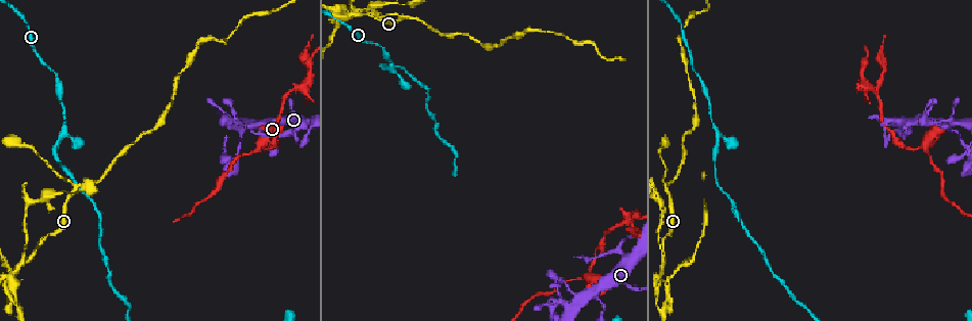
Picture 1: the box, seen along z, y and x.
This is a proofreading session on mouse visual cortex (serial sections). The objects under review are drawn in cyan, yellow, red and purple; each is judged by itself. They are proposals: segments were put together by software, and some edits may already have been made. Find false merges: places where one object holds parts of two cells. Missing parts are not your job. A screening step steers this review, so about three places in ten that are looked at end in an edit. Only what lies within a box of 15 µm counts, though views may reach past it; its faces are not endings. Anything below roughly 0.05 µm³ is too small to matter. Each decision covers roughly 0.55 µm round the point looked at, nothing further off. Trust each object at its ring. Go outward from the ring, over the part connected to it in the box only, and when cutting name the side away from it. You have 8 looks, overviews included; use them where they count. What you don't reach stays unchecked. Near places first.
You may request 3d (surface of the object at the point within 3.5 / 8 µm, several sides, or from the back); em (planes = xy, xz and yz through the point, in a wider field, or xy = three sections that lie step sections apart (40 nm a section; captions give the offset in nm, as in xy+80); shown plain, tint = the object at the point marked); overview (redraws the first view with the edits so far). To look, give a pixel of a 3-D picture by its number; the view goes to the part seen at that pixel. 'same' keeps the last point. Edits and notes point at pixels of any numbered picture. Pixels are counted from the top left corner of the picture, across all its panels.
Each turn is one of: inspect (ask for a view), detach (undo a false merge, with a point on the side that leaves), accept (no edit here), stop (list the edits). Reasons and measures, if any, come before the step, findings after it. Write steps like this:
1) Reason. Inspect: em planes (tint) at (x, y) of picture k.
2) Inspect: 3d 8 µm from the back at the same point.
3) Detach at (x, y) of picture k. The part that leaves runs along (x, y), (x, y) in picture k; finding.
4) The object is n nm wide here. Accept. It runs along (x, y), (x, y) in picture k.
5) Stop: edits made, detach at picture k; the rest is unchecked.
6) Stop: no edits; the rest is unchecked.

Inspect: 3d 3.5 µm at (392, 70) of picture 1.

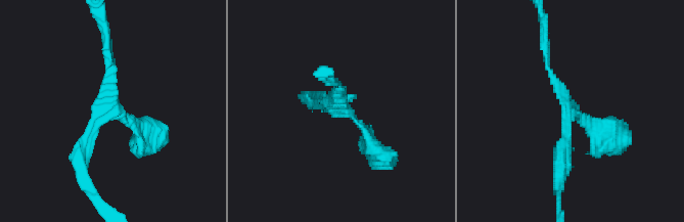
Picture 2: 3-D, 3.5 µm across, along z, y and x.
3 arms meet here; the arms are 100, 150, 200 nm wide. Inspect: em planes (plain) at (338, 104) of picture 2.

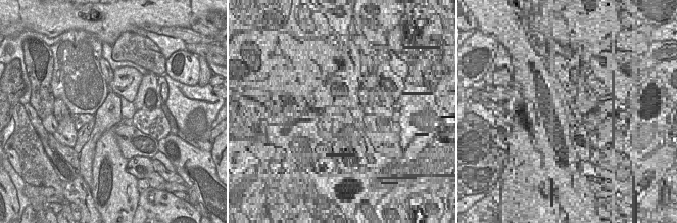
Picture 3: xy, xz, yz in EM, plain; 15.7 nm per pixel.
With the object marked. Inspect: em planes (tint) at the same point.

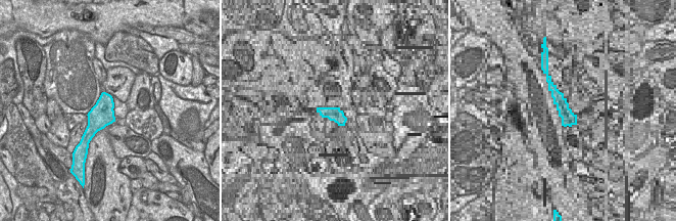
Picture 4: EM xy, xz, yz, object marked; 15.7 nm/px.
Accept. It runs along (104, 44), (107, 107), (80, 167) in picture 2; continuous, no second cell.

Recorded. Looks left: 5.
A narrow waist. Inspect: 3d 8 µm from the back at (404, 18) of picture 1.

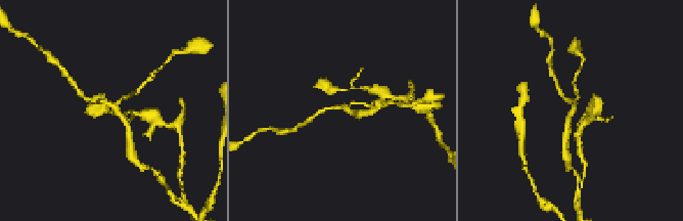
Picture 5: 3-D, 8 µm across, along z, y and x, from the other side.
Inspect: 3d 3.5 µm at (343, 106) of picture 5.

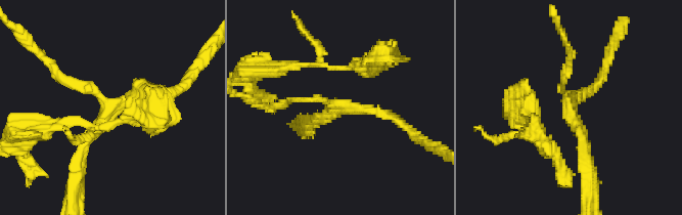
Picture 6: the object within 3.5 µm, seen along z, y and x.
3 arms meet here; the arms are 100, 150, 200 nm wide. Inspect: em xy step 2 (tint) at (338, 108) of picture 6.

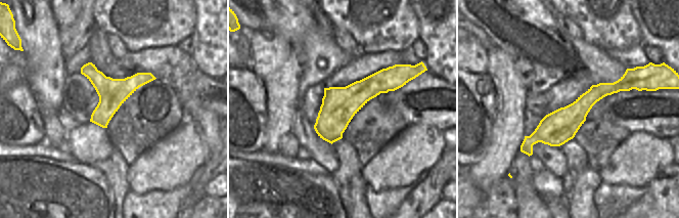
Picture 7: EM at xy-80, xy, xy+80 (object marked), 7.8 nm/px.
The object is 280 nm wide here. Accept. It runs along (78, 169), (111, 110), (169, 93) in picture 6; one cell here.

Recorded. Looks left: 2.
Abrupt turn. Inspect: em xy step 5 (tint) at (29, 256) of picture 1.

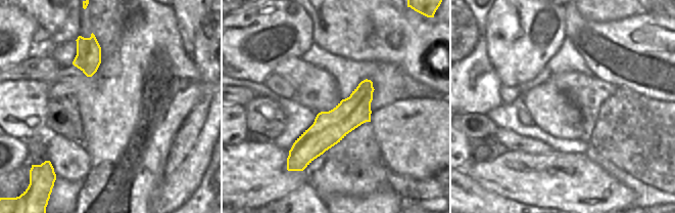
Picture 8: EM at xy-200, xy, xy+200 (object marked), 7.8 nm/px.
Inspect: 3d 3.5 µm at the same point.

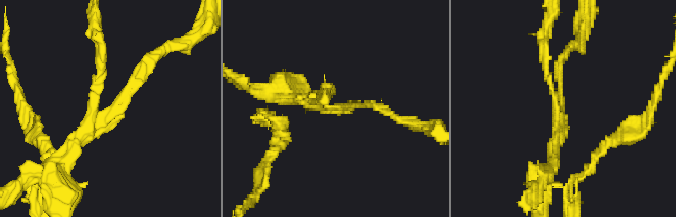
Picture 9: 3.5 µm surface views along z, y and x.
3 arms meet here; the arms are 100, 150, 200 nm wide. Detach at (75, 196) of picture 9. The part that leaves runs along (94, 126), (56, 170), (56, 210) in picture 9; a second cell is stuck on.

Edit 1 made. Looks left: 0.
Stop: edits made, detach at picture 9; the rest is unchecked.

